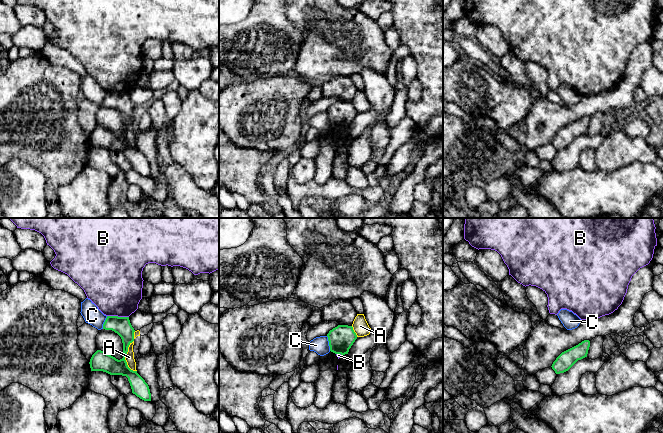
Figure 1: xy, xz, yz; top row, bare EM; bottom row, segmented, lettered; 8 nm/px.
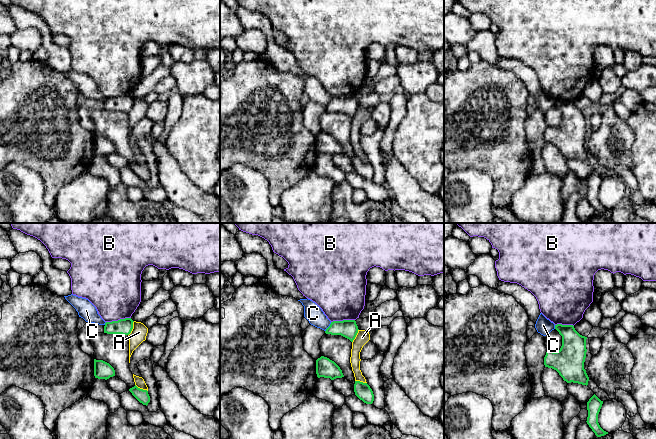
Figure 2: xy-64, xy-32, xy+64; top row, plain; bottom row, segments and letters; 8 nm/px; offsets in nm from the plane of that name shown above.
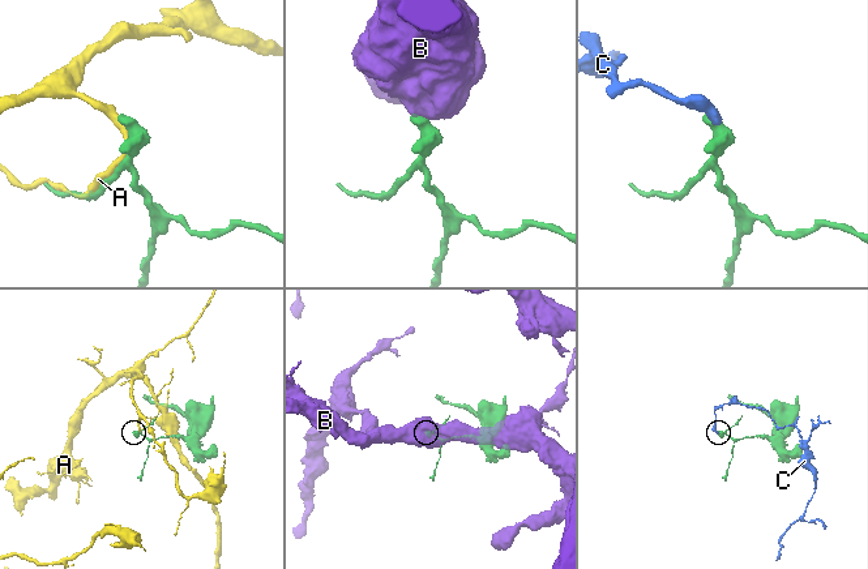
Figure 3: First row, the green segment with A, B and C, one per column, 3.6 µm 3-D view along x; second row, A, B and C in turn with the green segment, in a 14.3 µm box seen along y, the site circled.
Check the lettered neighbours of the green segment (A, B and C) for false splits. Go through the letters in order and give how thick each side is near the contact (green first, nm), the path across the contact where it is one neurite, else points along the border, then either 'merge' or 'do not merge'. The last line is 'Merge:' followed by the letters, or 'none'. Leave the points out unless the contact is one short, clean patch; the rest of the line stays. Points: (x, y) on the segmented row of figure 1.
A: 160 nm thick on the green side, 70 nm on the other; do not merge
B: 140 nm thick on the green side, 440 nm on the other; border along xy (107, 315), (128, 317); do not merge
C: 200 nm thick on the green side, 140 nm on the other; border along xz (326, 336), (330, 350); do not merge
Merge: none

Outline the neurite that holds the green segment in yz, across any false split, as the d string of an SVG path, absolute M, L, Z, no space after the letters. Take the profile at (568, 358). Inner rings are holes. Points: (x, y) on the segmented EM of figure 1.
M584 340L578 345L562 352L552 364L556 374L568 371L578 360L587 357L590 341Z

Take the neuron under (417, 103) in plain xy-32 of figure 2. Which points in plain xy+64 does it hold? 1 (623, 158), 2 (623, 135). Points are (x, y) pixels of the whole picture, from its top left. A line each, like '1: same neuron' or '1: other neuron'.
1: other neuron
2: other neuron

